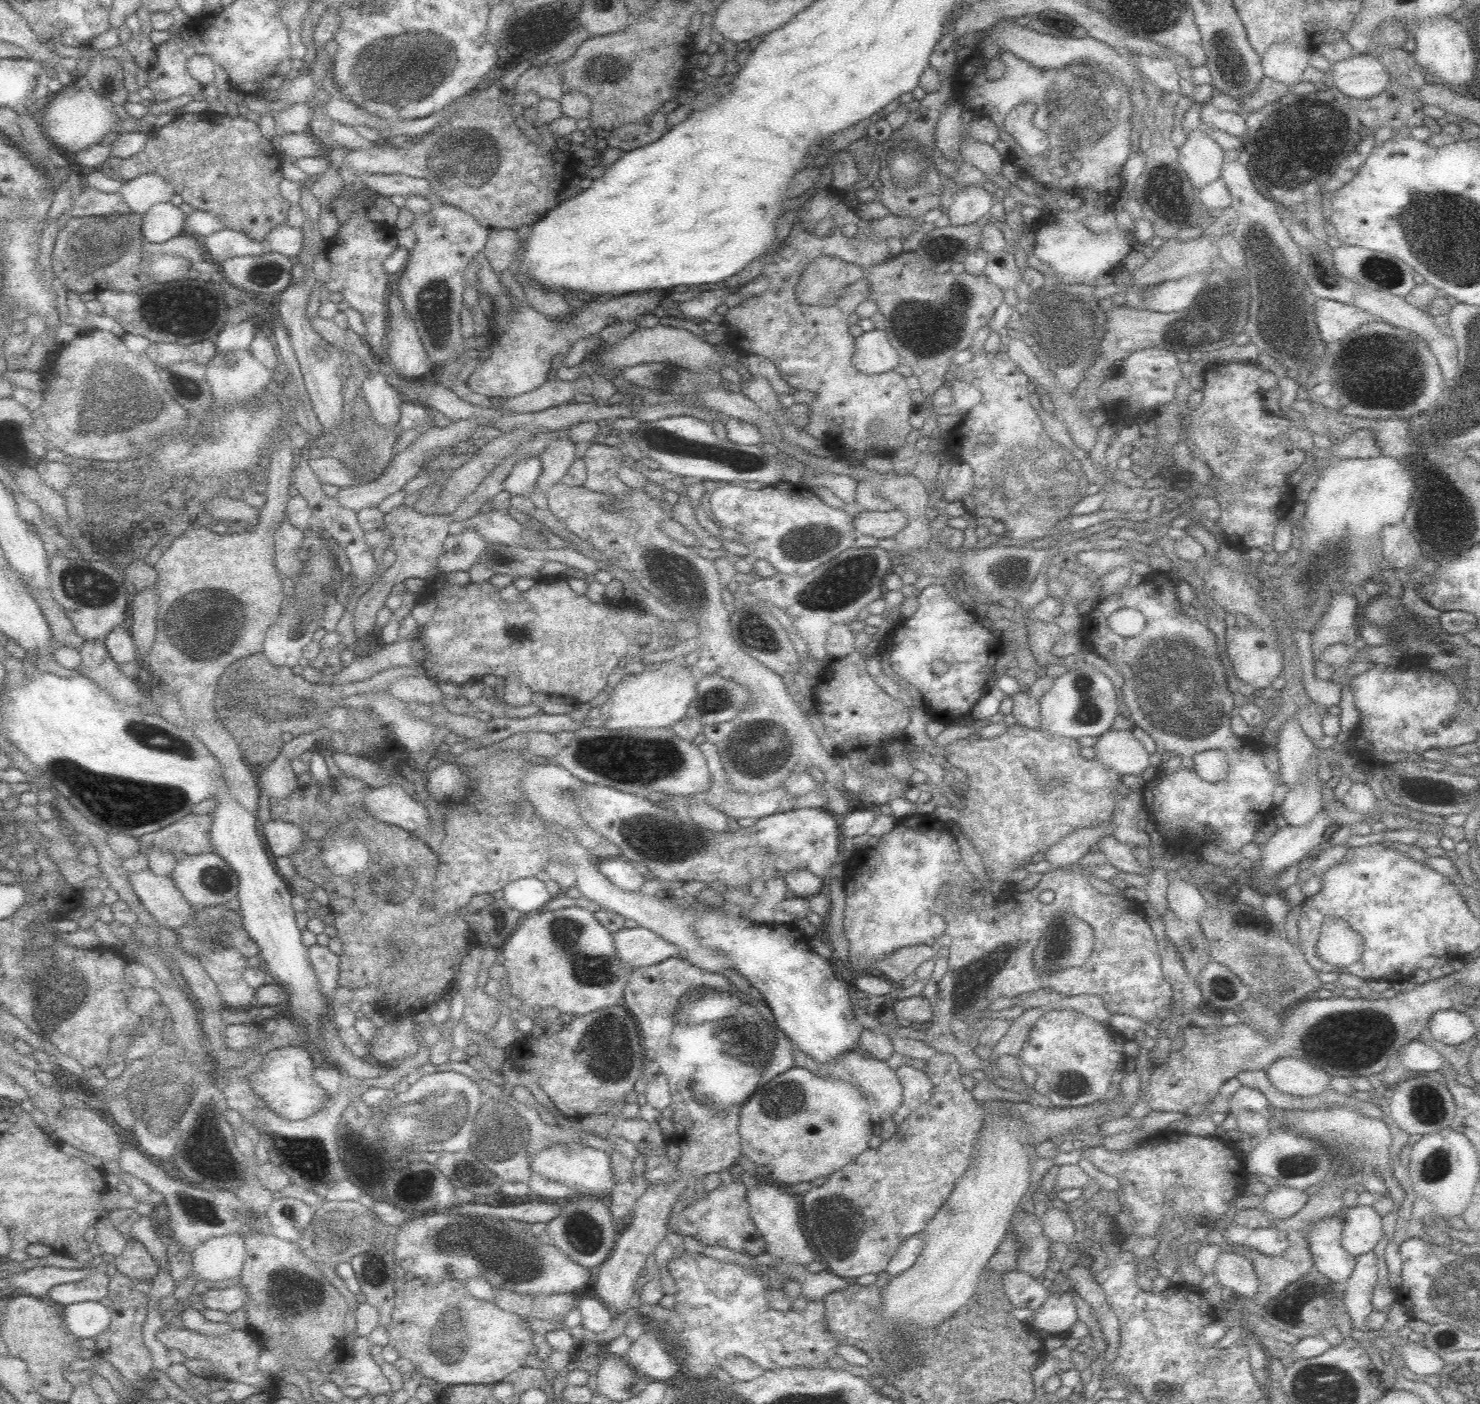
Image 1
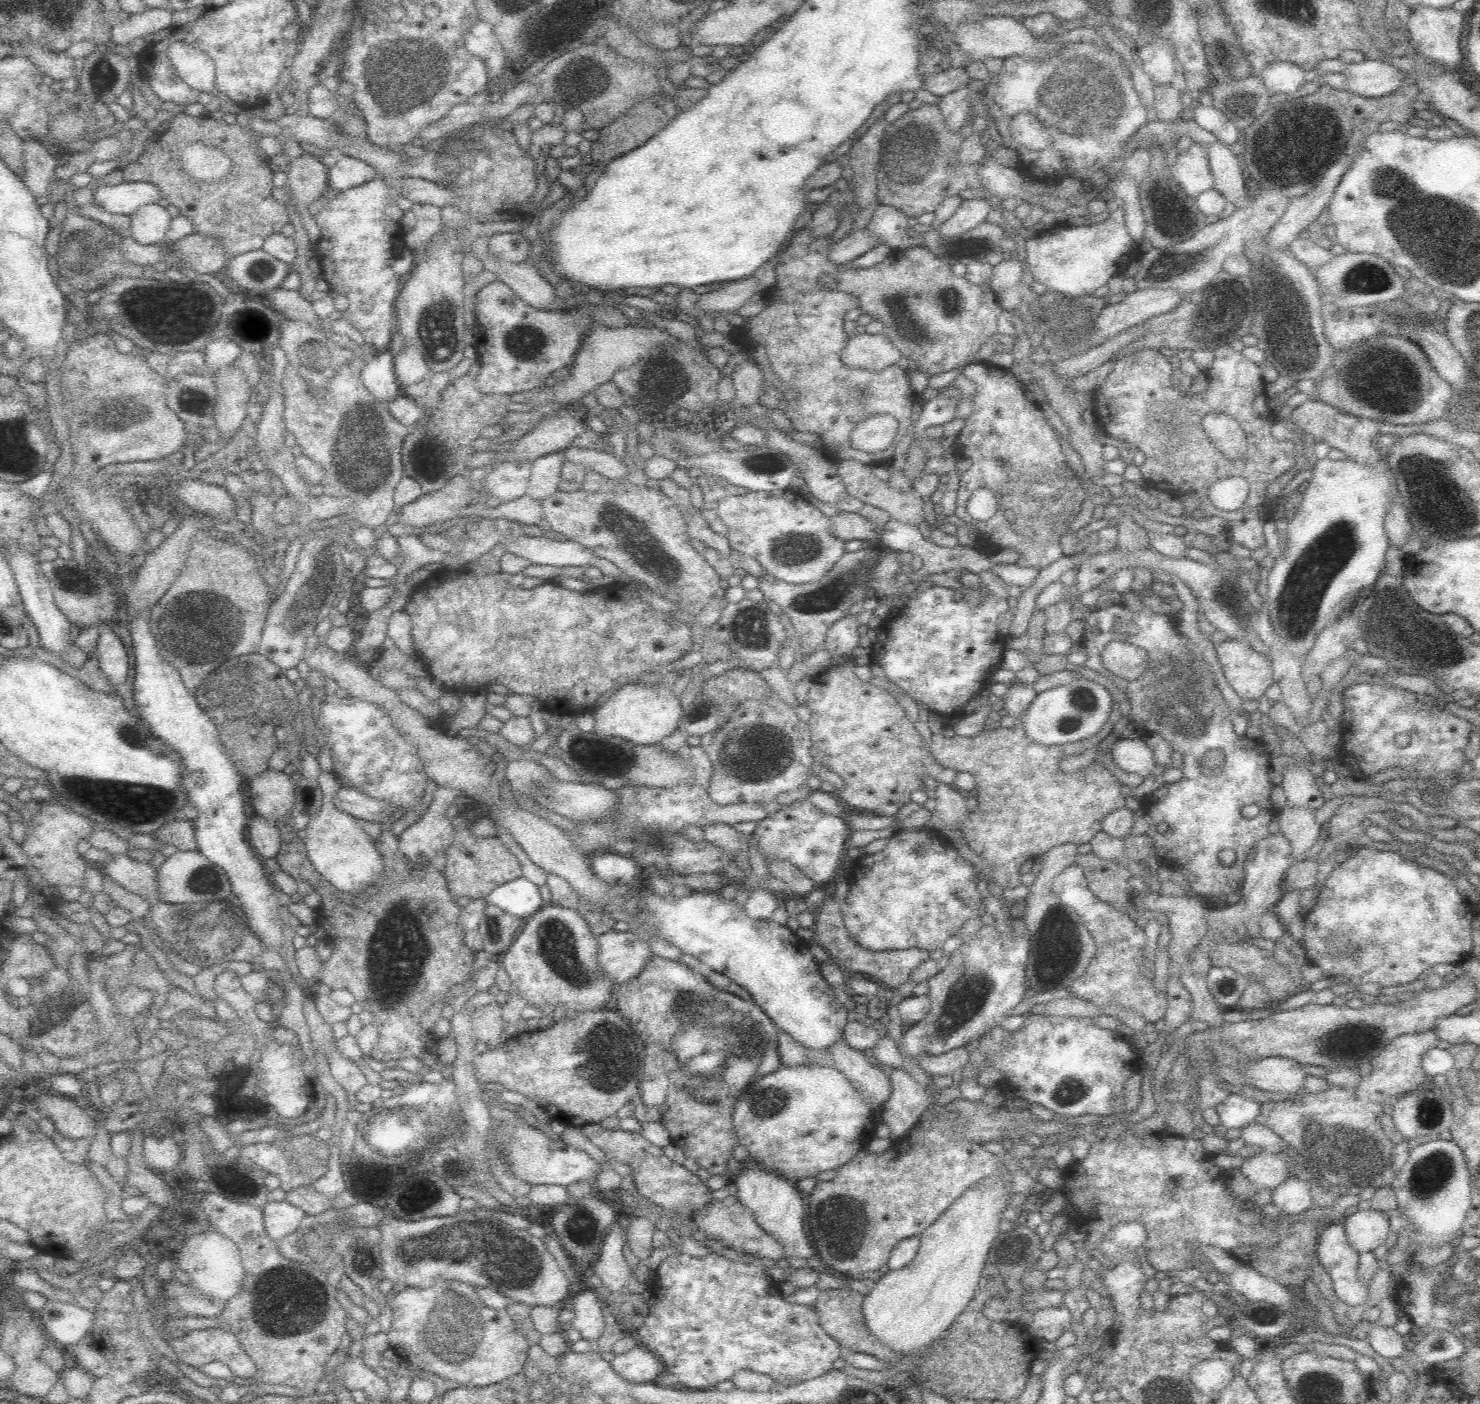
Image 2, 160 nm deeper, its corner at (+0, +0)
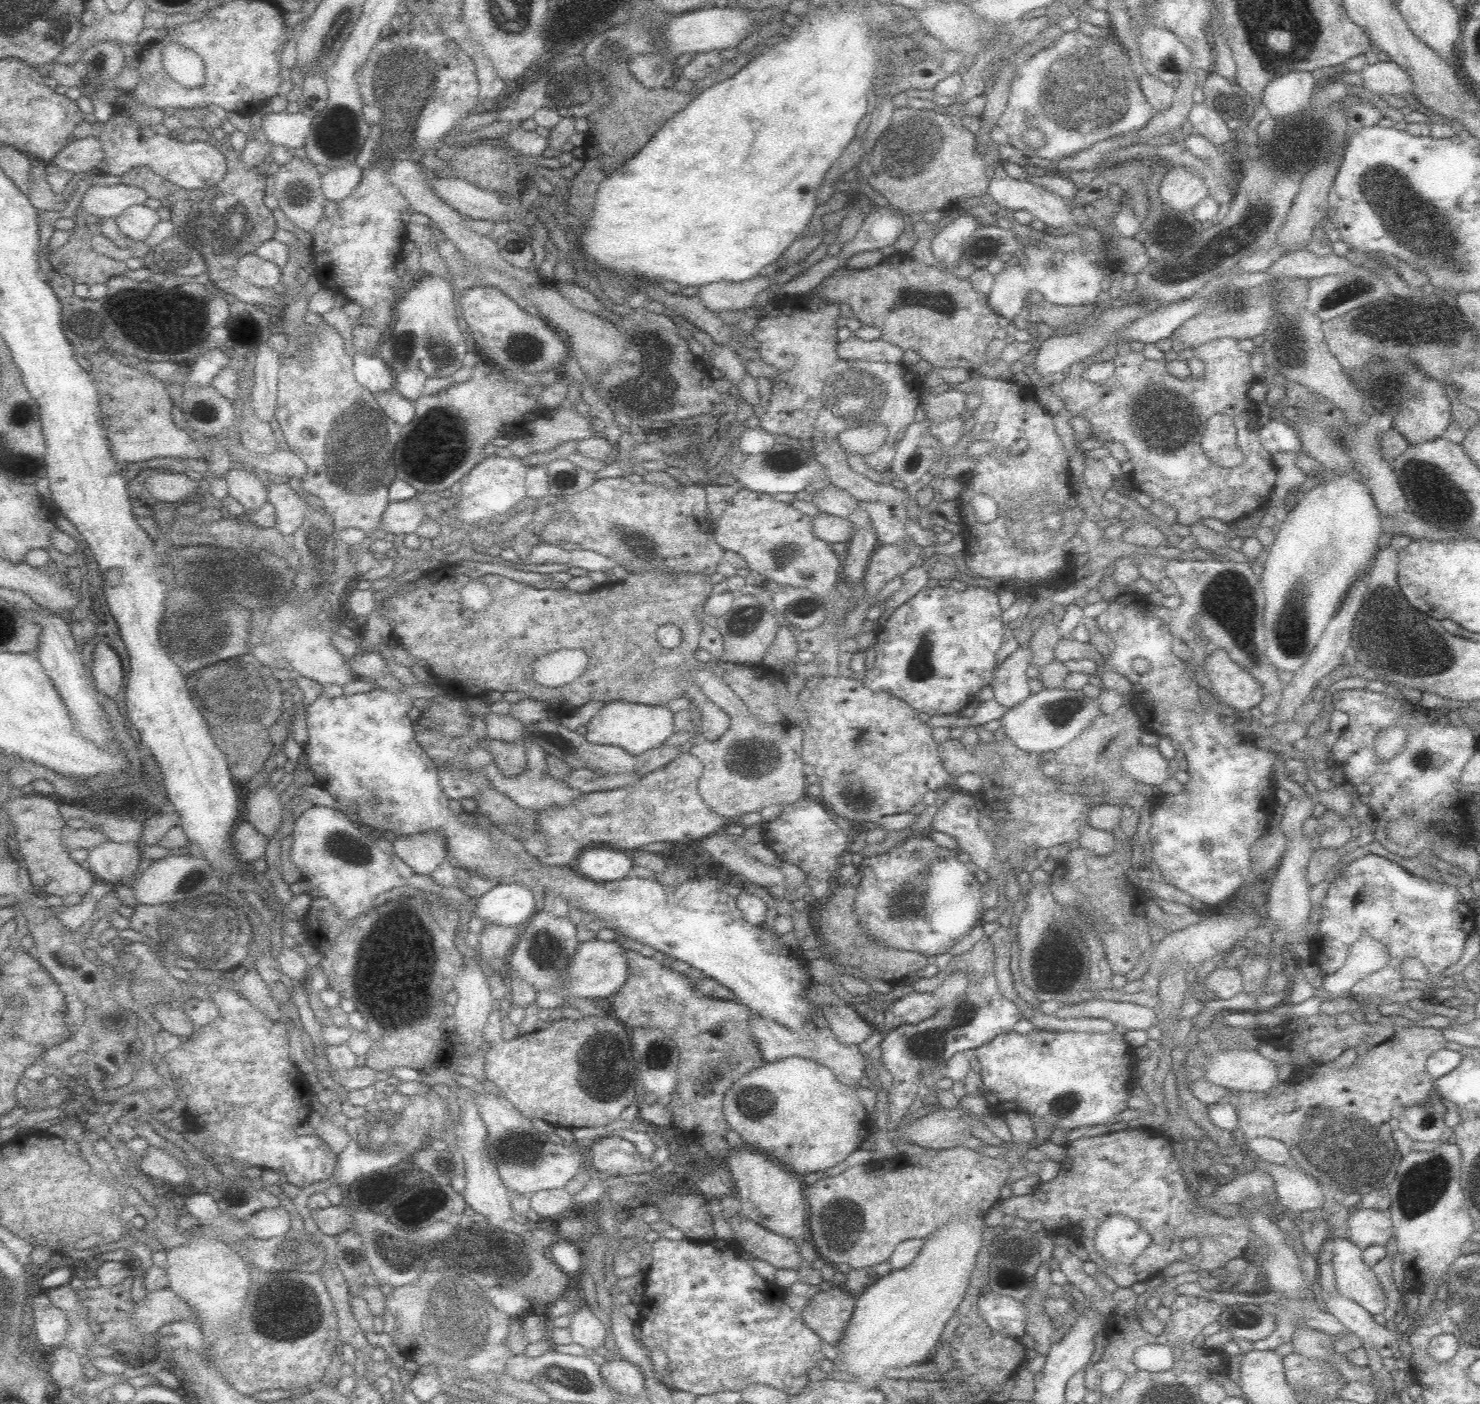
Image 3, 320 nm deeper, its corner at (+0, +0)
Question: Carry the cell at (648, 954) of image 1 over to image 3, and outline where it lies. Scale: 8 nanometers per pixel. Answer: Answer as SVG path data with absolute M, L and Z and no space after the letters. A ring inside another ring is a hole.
M614 938L609 942L591 939L590 941L579 943L572 962L566 968L566 972L562 974L560 982L556 986L552 986L552 988L537 991L536 1004L539 1008L556 1012L581 999L592 1001L612 996L622 988L626 976L628 976L628 957L626 957L624 946L620 946L622 943L623 941L618 938Z

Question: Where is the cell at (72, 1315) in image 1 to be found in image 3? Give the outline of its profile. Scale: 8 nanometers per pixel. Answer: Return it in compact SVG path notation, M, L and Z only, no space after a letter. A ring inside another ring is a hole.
M46 1293L36 1294L28 1303L32 1312L33 1329L28 1338L36 1338L44 1347L60 1347L64 1343L70 1317L56 1308Z

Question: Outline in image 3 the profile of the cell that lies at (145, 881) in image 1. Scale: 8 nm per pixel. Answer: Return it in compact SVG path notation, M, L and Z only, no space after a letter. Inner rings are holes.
M106 841L94 849L88 851L86 861L90 864L89 871L97 880L106 880L106 882L115 884L131 884L139 876L138 865L142 862L140 846L131 842L112 842Z

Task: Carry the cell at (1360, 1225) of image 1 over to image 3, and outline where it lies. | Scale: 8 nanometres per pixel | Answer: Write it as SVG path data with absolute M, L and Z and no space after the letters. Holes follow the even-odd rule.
M1358 1209L1350 1211L1346 1237L1354 1244L1385 1246L1394 1234L1391 1212L1389 1209Z

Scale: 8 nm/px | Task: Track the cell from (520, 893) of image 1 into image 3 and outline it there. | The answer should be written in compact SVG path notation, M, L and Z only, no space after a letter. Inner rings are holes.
M498 883L477 900L473 915L484 922L522 928L534 916L536 900L524 883Z

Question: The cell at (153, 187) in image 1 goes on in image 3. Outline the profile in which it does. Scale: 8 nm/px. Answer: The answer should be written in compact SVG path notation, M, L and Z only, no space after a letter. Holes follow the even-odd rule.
M121 183L116 185L91 185L85 192L80 211L93 214L98 218L116 218L120 213L132 205L143 205L147 199L146 191L142 187L128 186Z

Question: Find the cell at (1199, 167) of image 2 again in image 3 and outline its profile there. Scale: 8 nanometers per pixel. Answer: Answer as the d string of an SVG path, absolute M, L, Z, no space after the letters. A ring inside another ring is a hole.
M1169 166L1159 186L1159 202L1172 211L1192 211L1194 206L1208 196L1206 181L1196 171L1184 166Z

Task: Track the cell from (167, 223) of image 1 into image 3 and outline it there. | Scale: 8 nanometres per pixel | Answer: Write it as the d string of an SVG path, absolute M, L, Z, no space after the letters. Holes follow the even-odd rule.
M144 205L129 206L115 220L122 234L134 241L144 241L161 222L158 212Z

